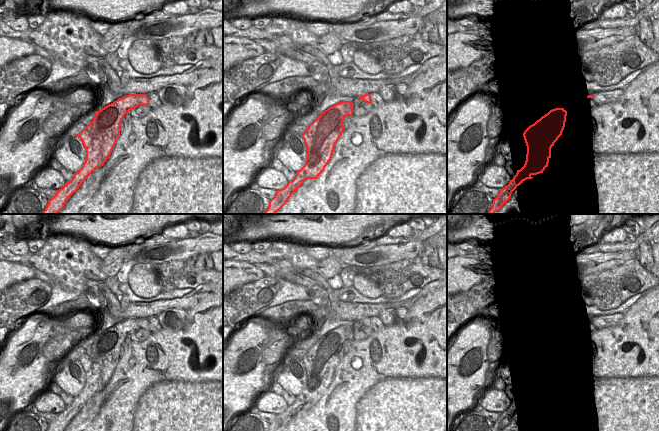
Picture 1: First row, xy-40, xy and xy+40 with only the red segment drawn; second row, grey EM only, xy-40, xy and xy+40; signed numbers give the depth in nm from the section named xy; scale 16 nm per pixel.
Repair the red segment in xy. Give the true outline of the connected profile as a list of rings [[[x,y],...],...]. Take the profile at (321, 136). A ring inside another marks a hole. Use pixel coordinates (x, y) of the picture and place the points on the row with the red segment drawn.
[[[350,101],[339,102],[325,110],[308,126],[302,134],[307,149],[304,166],[296,172],[292,181],[276,191],[263,214],[275,214],[305,180],[317,179],[325,170],[332,158],[334,147],[344,131],[343,119],[346,116],[354,116],[353,106],[354,103]]]

